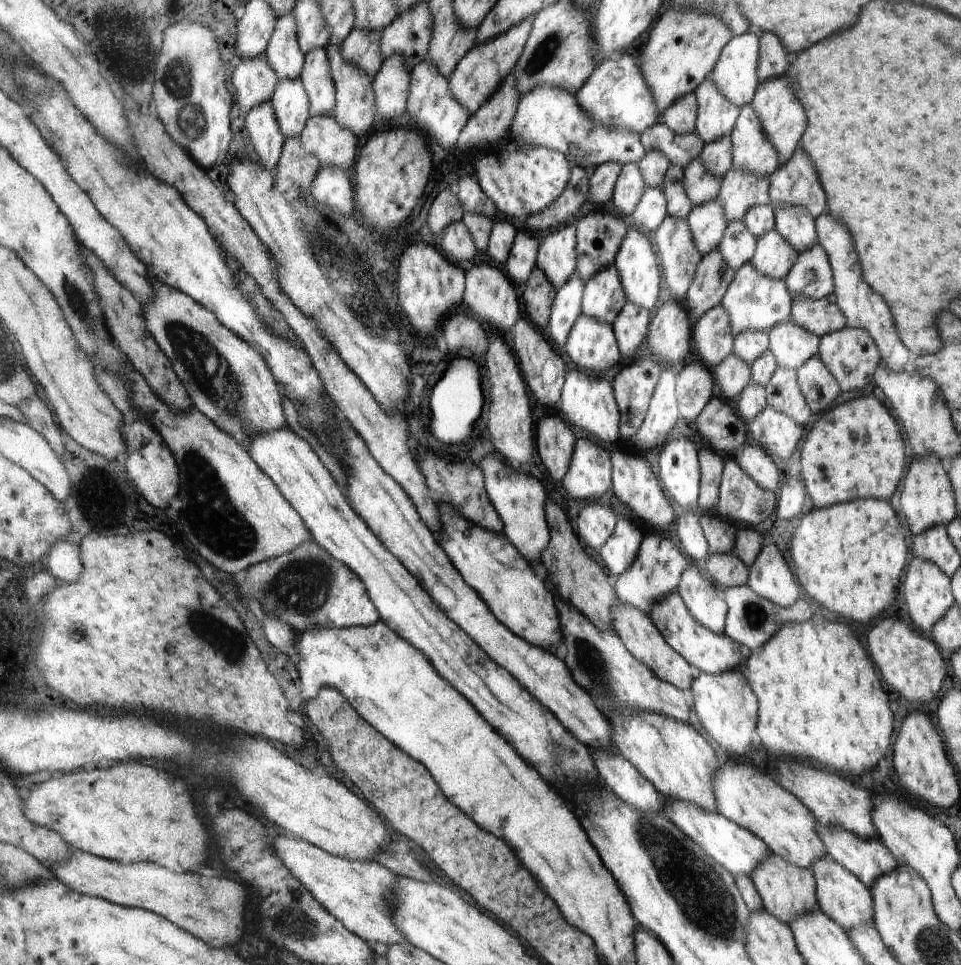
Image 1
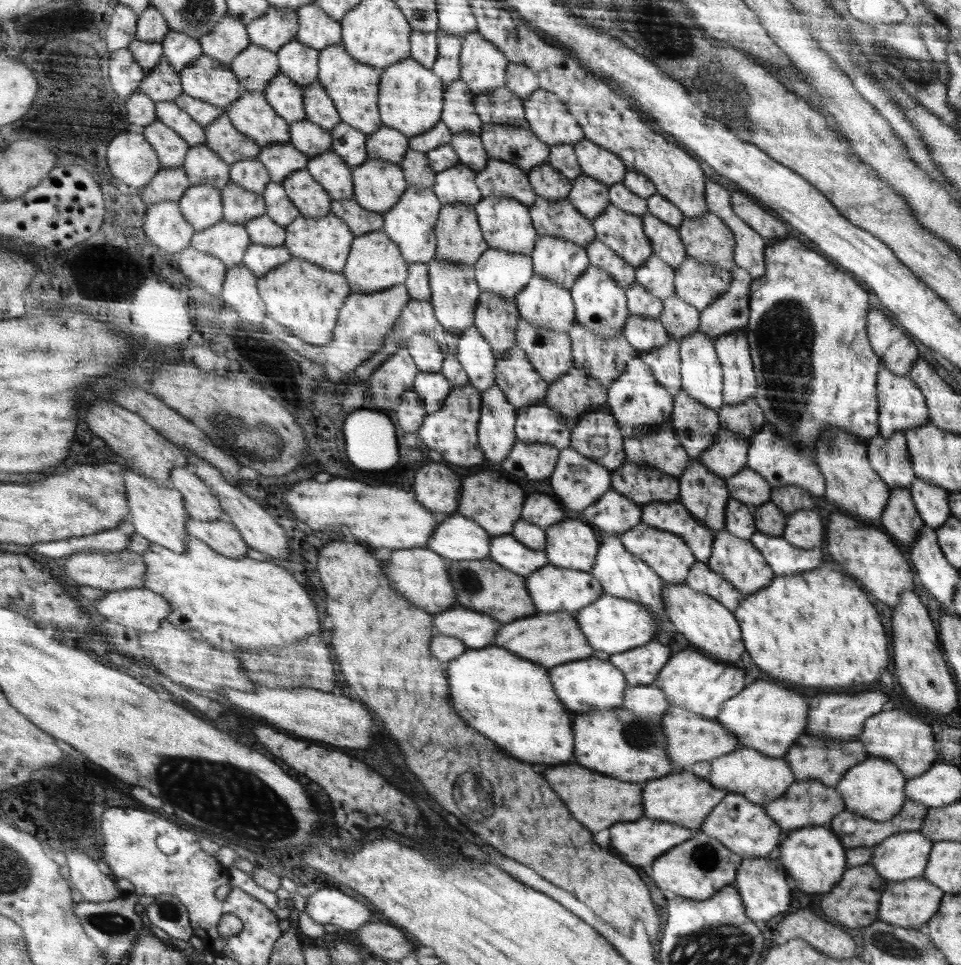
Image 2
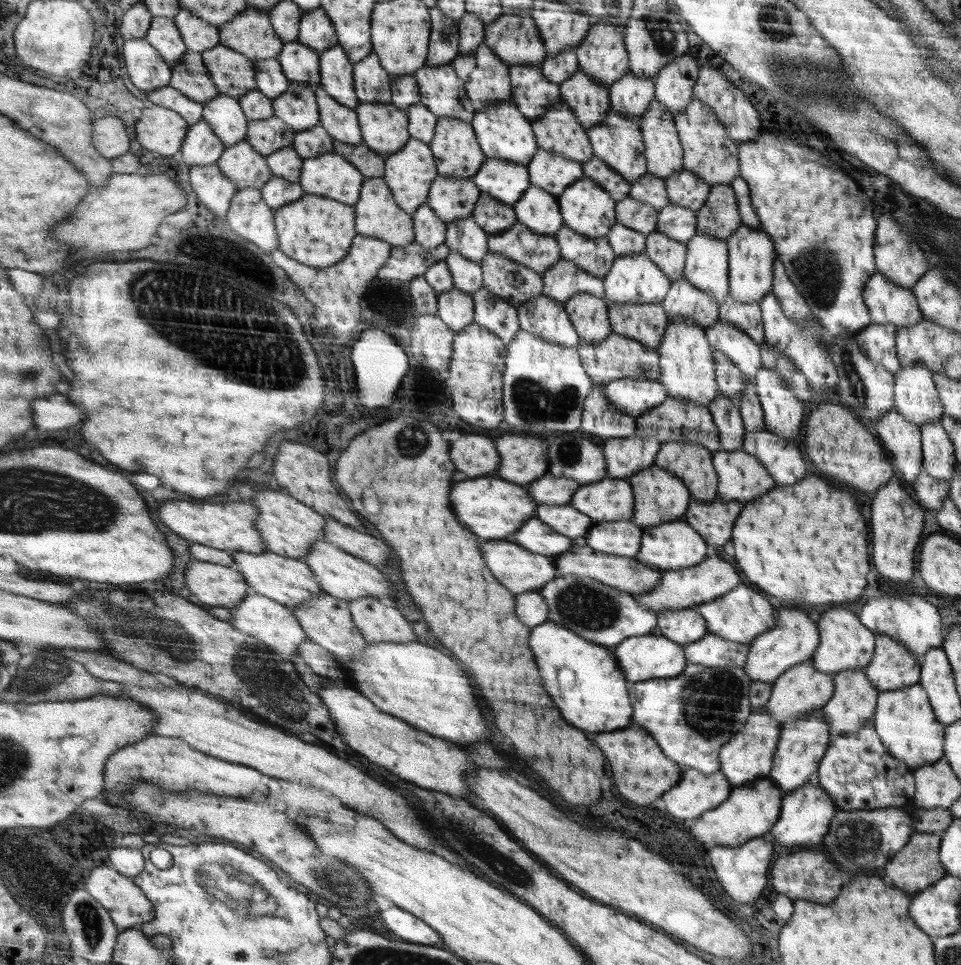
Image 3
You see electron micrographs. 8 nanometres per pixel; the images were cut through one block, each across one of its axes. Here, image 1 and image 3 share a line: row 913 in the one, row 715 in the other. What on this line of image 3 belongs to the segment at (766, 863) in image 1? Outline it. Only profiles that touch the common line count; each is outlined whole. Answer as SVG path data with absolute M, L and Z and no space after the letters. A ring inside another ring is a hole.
M812 658L796 664L782 675L776 682L772 683L772 694L765 704L765 709L770 712L770 716L774 718L781 726L785 726L786 722L797 722L806 718L810 712L815 712L825 706L834 694L833 678L830 675L818 672L814 668Z

